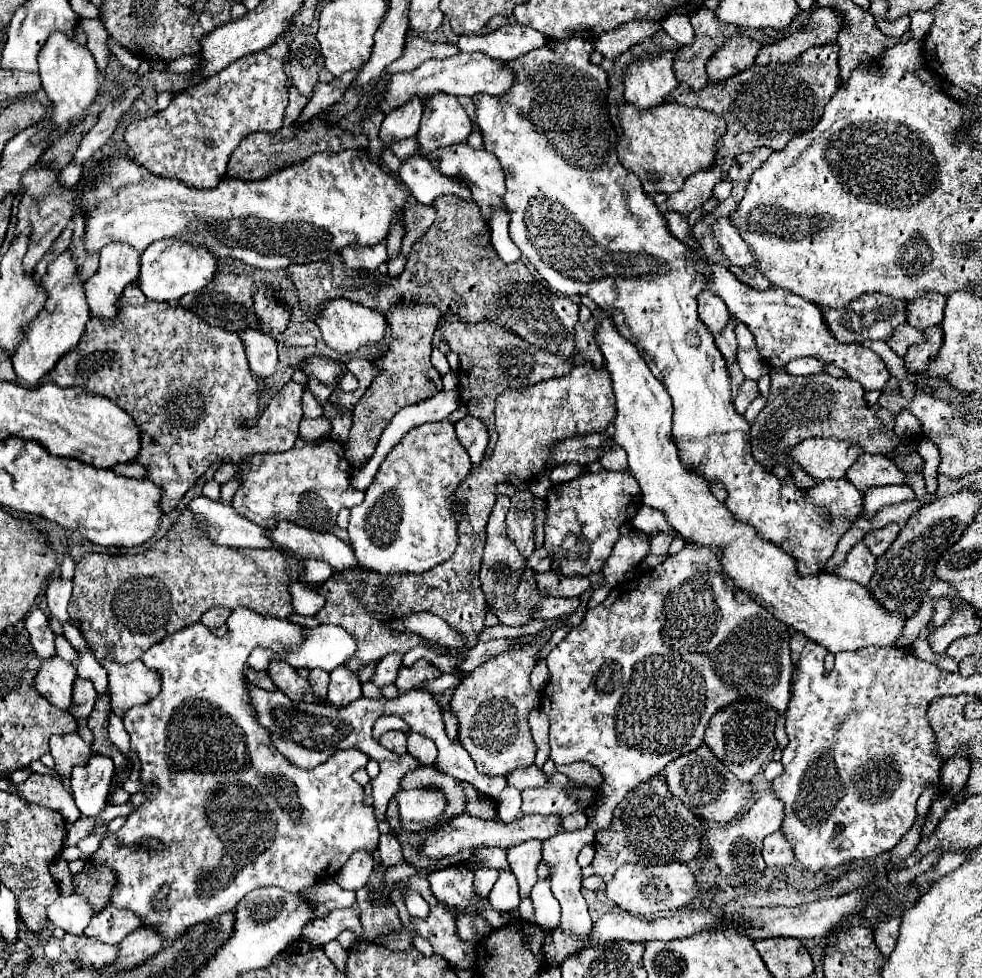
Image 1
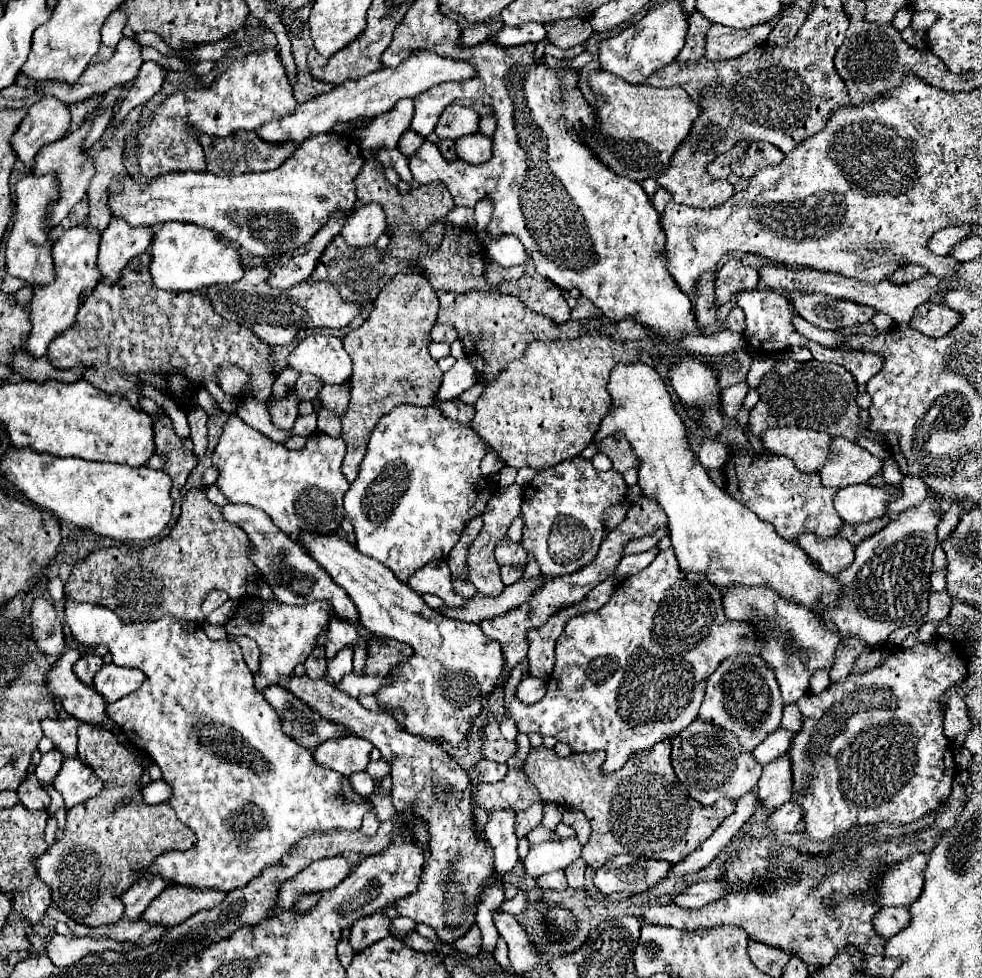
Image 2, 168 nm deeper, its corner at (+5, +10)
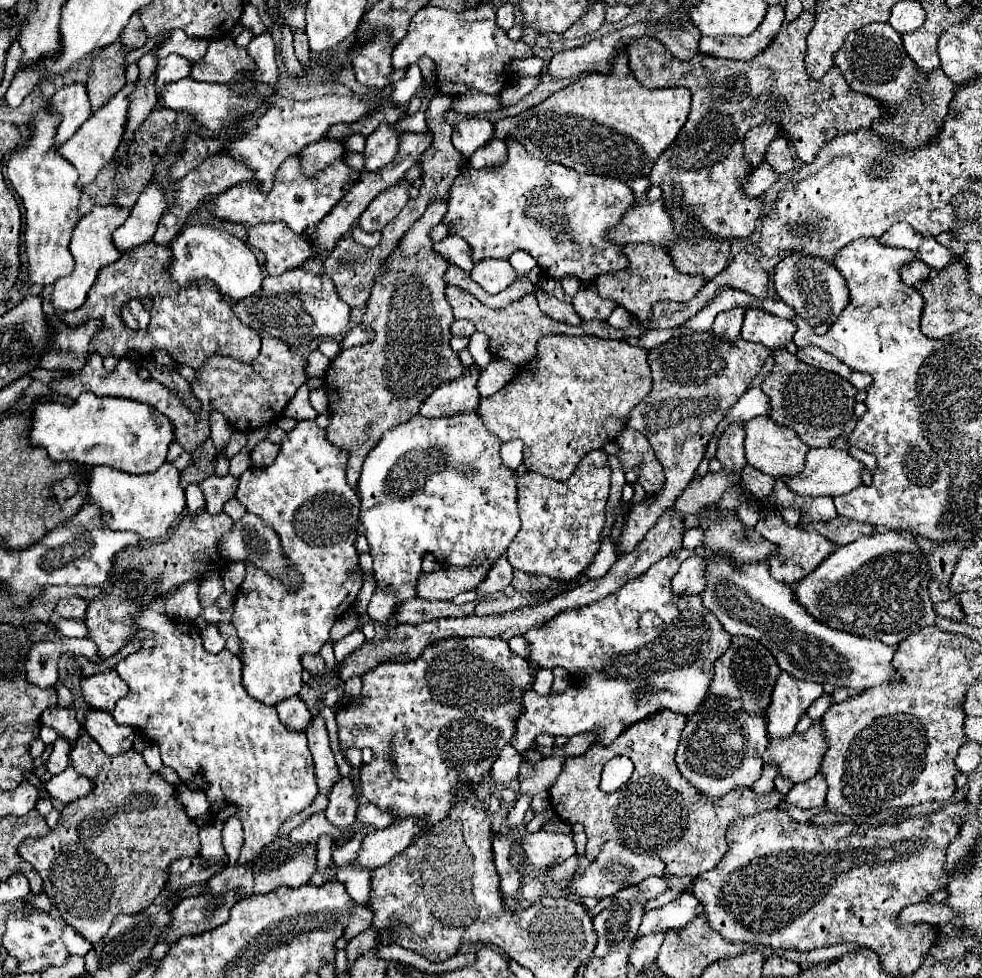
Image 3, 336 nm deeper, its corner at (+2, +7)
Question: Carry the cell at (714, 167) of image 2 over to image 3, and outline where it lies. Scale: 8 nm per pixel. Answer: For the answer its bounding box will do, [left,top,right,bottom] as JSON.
[743,124,779,170]

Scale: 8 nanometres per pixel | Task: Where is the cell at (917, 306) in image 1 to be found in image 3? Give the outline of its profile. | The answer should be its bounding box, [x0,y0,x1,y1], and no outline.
[901,260,931,286]

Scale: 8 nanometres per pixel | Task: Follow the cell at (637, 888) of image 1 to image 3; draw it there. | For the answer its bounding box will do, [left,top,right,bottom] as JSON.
[567,842,665,898]

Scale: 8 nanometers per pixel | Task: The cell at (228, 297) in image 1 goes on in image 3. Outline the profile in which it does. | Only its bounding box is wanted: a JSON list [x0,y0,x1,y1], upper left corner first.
[233,268,351,348]

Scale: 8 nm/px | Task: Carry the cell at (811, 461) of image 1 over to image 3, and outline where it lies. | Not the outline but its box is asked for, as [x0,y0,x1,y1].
[745,416,809,478]

